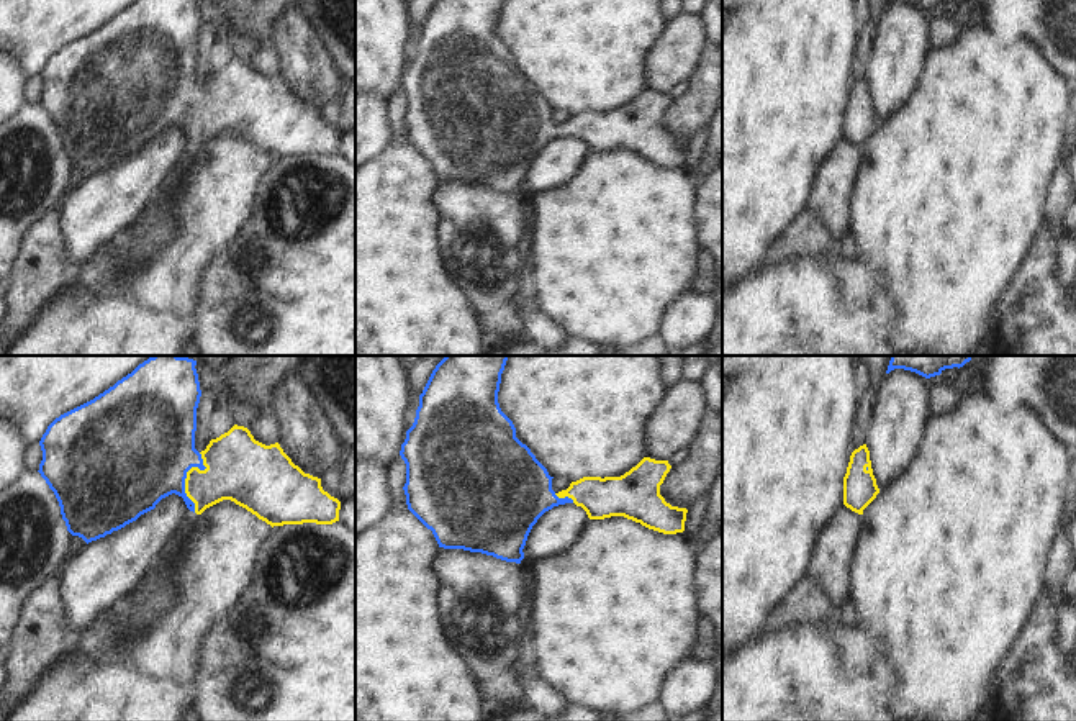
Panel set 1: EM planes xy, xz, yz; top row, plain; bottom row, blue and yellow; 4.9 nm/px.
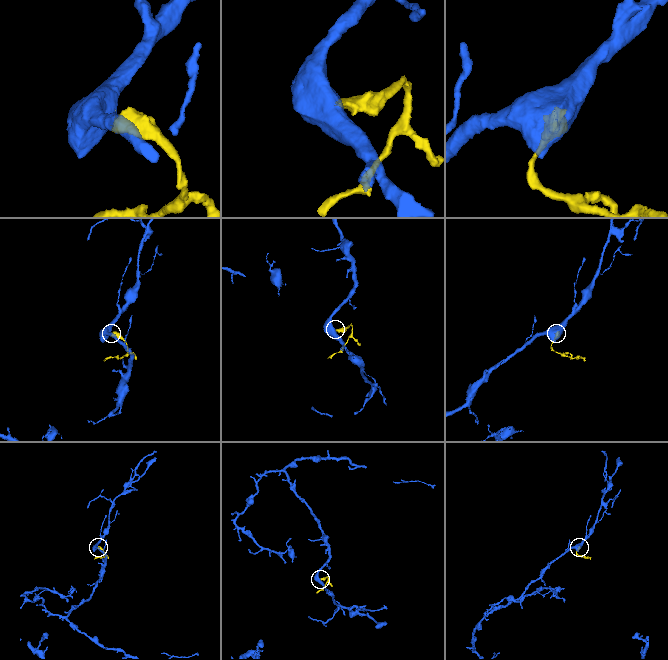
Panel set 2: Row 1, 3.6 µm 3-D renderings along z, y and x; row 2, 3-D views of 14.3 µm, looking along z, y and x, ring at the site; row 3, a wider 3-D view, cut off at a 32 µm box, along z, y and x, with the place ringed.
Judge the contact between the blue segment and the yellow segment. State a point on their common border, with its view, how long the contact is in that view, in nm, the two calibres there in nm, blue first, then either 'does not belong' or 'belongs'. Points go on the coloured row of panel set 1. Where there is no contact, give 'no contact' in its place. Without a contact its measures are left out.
contact xy (185, 476); length 300 nm; calibres 500 and 300 nm; belongs

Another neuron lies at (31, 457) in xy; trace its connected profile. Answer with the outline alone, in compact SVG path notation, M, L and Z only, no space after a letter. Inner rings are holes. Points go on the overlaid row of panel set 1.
M39 442L25 447L25 452L23 452L25 472L38 472L41 460L43 460L43 451Z

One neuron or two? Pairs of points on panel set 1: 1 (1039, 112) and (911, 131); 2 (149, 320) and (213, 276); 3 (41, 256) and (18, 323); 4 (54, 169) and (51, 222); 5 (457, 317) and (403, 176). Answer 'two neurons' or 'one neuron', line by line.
1: one neuron
2: two neurons
3: one neuron
4: two neurons
5: one neuron

